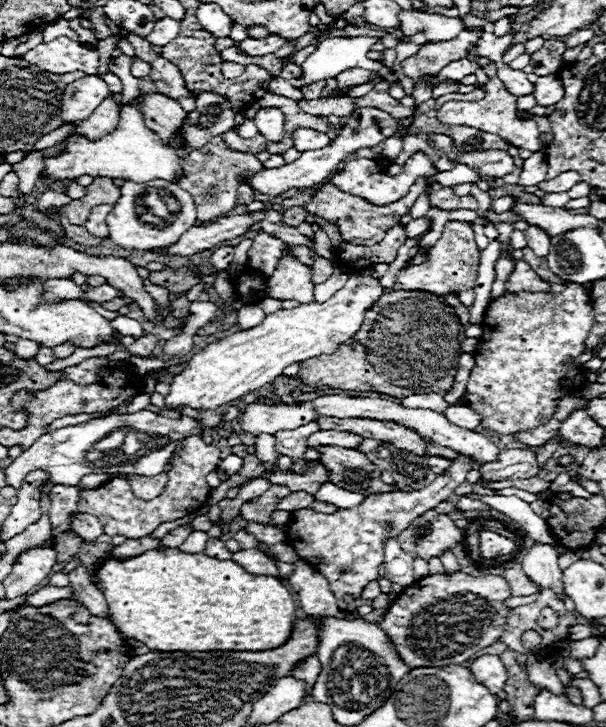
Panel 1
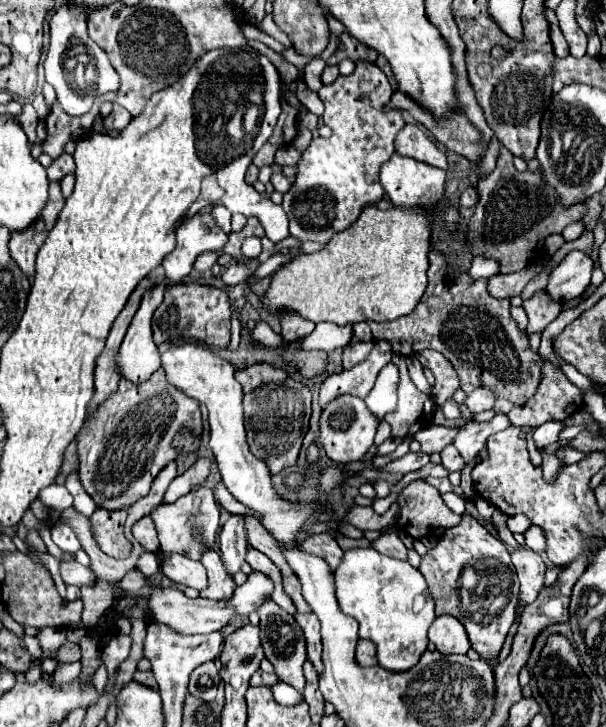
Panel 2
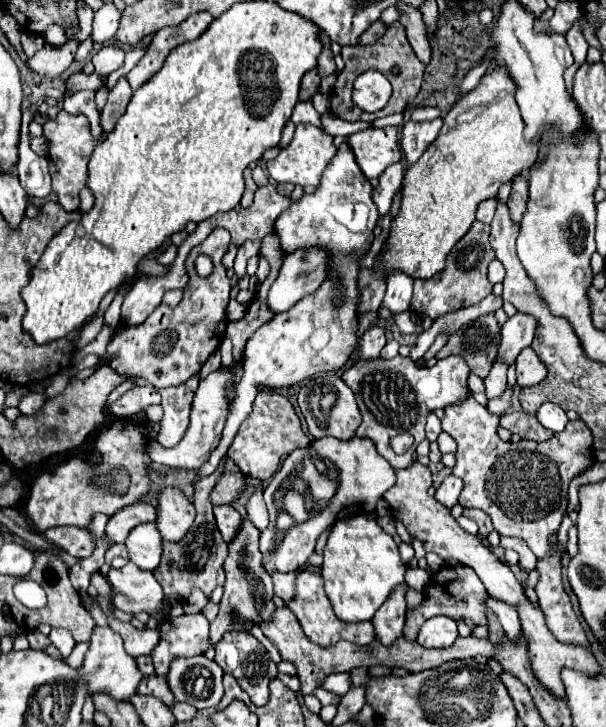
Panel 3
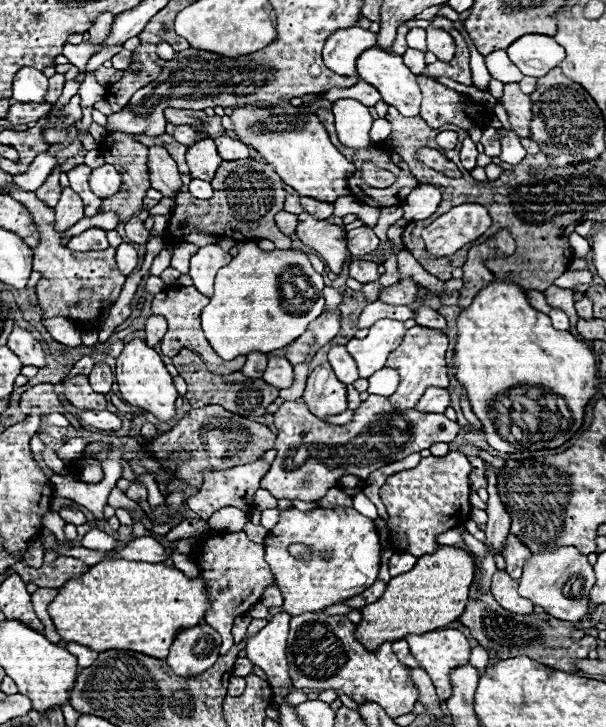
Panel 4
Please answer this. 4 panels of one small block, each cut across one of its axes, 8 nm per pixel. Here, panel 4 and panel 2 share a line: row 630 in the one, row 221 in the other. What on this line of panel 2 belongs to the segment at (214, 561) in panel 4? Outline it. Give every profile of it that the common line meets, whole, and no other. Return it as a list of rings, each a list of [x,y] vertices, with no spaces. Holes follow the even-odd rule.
[[[216,206],[216,208],[212,208],[212,214],[214,214],[214,218],[222,230],[230,230],[230,212],[226,208]]]

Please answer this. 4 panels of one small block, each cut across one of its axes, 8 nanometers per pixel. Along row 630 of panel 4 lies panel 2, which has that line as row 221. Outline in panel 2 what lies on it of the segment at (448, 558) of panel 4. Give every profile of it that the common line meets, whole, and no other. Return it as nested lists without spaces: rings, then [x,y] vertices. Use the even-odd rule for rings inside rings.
[[[368,206],[356,224],[332,236],[332,240],[318,252],[312,254],[298,254],[280,270],[270,274],[270,286],[262,294],[262,306],[278,316],[280,312],[296,312],[302,318],[318,324],[318,322],[332,322],[338,326],[356,324],[362,320],[396,320],[414,310],[420,302],[428,278],[428,252],[430,252],[430,222],[422,210],[378,210]]]

